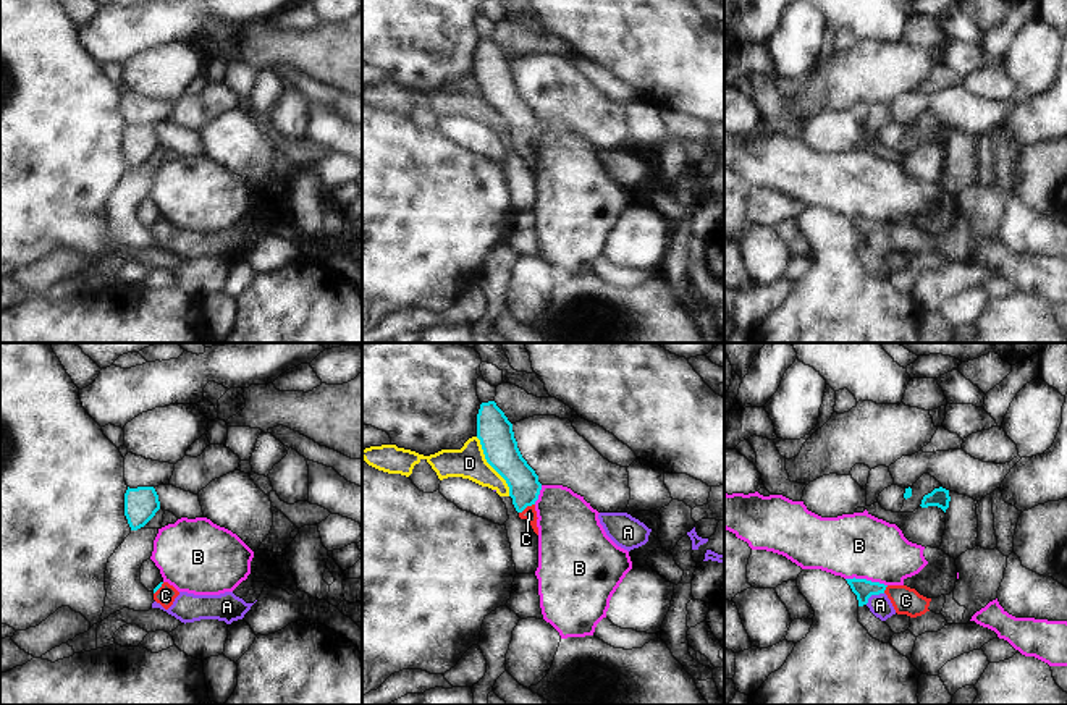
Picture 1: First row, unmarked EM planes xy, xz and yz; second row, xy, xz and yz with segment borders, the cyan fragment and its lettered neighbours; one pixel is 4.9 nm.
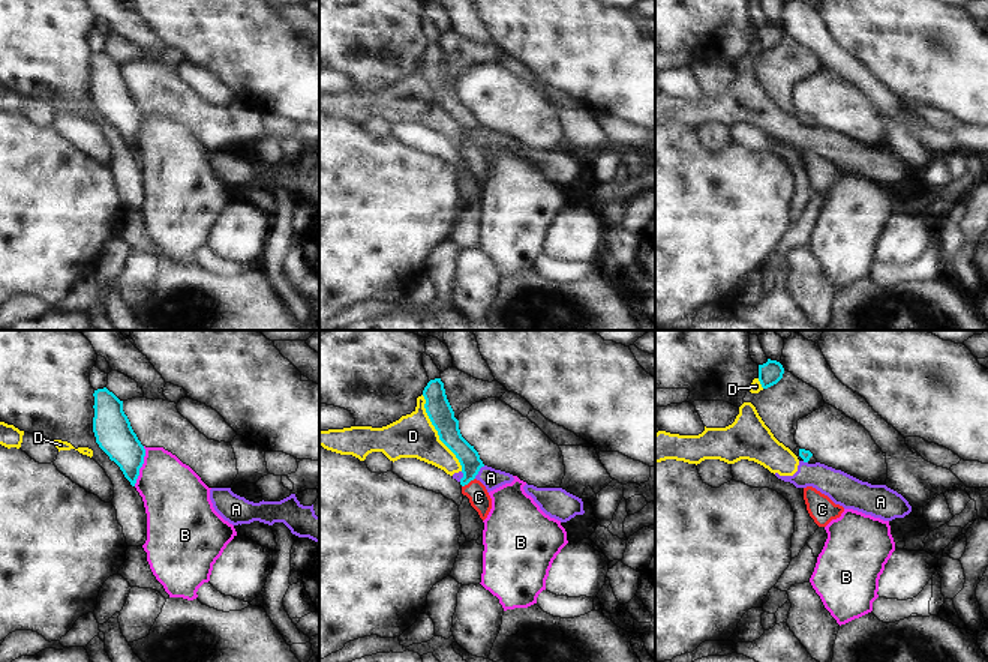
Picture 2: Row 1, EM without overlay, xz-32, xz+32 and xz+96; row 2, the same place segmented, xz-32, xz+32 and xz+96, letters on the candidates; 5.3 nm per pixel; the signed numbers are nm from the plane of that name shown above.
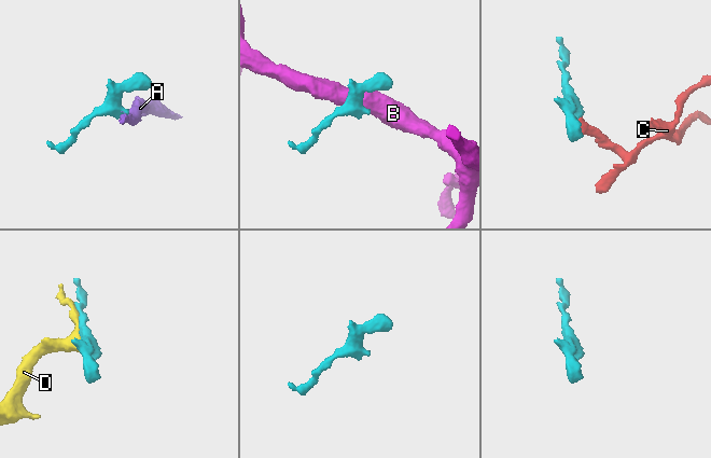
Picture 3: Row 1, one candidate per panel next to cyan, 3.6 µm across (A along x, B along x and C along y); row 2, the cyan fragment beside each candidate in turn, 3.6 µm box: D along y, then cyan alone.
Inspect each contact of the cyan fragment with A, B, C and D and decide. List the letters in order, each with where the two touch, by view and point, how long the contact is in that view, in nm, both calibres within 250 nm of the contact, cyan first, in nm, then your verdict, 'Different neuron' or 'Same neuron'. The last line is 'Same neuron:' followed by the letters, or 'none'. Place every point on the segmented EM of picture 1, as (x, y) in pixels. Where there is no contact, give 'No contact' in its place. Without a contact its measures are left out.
A: Touches cyan at yz (873, 594). Shared border 110 nm. Thickness 100 nm (cyan) against 110 nm. Different neuron
B: Touches cyan at yz (865, 579). Shared border 220 nm. Thickness 100 nm (cyan) against 320 nm. Different neuron
C: Touches cyan at xz (526, 506). Shared border 90 nm. Thickness 160 nm (cyan) against 70 nm. Same neuron
D: Touches cyan at xz (490, 464). Shared border 340 nm. Thickness 180 nm (cyan) against 160 nm. Different neuron
Same neuron: C

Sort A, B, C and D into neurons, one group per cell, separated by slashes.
A D / B / C

